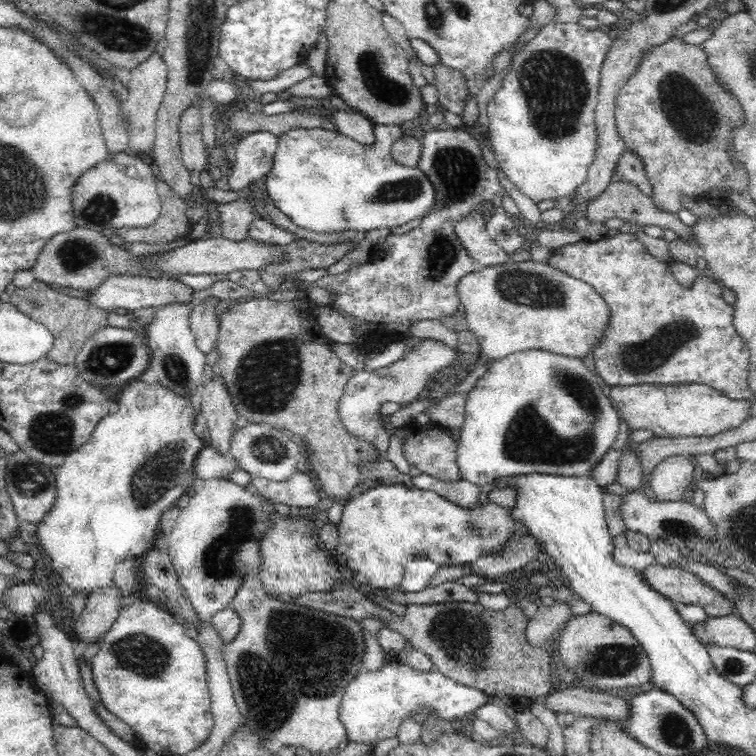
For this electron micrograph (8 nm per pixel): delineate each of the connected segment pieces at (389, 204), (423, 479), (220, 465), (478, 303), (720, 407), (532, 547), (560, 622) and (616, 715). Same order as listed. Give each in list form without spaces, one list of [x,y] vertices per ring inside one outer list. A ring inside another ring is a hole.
[[[376,125],[373,144],[359,144],[349,136],[325,128],[292,129],[278,137],[277,150],[270,170],[261,181],[265,197],[285,214],[294,226],[310,232],[355,230],[359,235],[370,230],[391,229],[422,217],[436,198],[433,184],[417,166],[398,164],[391,155],[396,138],[406,135],[398,125]]]
[[[425,473],[411,477],[411,480],[414,488],[429,489],[438,493],[438,496],[465,509],[473,509],[475,507],[481,489],[465,479],[462,479],[462,482],[458,482],[458,484],[449,484],[444,480],[438,480]]]
[[[207,444],[200,449],[194,460],[194,473],[198,484],[206,480],[228,477],[238,466],[234,461],[228,461],[224,455],[212,449]]]
[[[533,260],[520,263],[509,261],[485,267],[482,272],[471,272],[458,281],[457,293],[459,302],[465,309],[464,327],[476,335],[480,352],[491,360],[533,349],[582,359],[588,352],[592,354],[609,323],[609,305],[589,284],[577,277],[568,276],[549,264]]]
[[[704,384],[618,386],[610,388],[609,395],[628,432],[651,430],[660,439],[714,436],[738,428],[751,416],[750,408],[754,404],[748,400],[731,400]]]
[[[531,534],[522,535],[520,538],[509,538],[501,544],[500,550],[490,556],[482,555],[482,560],[475,560],[469,566],[485,576],[505,575],[513,570],[525,568],[529,563],[538,560],[545,553],[543,546]]]
[[[558,601],[550,607],[539,604],[534,617],[527,623],[526,640],[528,644],[534,647],[548,647],[548,642],[556,638],[558,630],[571,618],[573,617],[568,604]]]
[[[582,687],[556,689],[541,702],[552,712],[571,712],[577,717],[598,716],[617,722],[630,714],[628,702],[614,692],[592,691]]]

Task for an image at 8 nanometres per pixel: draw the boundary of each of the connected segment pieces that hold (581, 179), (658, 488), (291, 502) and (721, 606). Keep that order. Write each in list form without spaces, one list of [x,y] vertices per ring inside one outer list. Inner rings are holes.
[[[572,22],[552,23],[542,27],[536,33],[536,36],[529,40],[523,46],[520,52],[516,52],[516,58],[513,60],[509,68],[508,75],[502,82],[502,87],[495,93],[495,95],[488,101],[486,112],[489,118],[490,125],[488,126],[488,134],[492,139],[494,145],[495,158],[501,166],[502,170],[507,174],[510,182],[516,188],[535,202],[535,204],[550,200],[557,201],[563,196],[572,195],[577,186],[586,182],[587,170],[594,158],[597,148],[597,128],[595,123],[595,108],[598,104],[599,84],[601,81],[601,68],[606,58],[606,53],[610,48],[613,39],[608,31],[602,26],[597,26],[595,30],[588,30],[584,27]]]
[[[671,456],[654,467],[650,488],[658,502],[682,501],[693,478],[694,462],[685,456]]]
[[[304,469],[299,470],[288,480],[288,482],[267,482],[262,478],[252,477],[250,484],[254,485],[254,491],[260,493],[270,501],[281,502],[286,506],[297,506],[300,508],[312,508],[318,504],[321,498],[321,490],[318,489],[318,484],[314,481],[313,474],[306,472]]]
[[[680,565],[647,566],[644,570],[645,580],[650,588],[661,593],[666,599],[675,604],[697,604],[706,608],[709,618],[733,615],[736,608],[726,600],[717,589],[706,585],[701,577],[690,573],[688,568],[682,569]]]

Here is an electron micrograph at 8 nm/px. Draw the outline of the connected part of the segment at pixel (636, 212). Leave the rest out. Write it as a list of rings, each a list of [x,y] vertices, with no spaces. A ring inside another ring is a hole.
[[[613,180],[607,189],[602,191],[600,196],[597,196],[593,201],[590,201],[586,208],[586,218],[589,220],[589,225],[582,231],[584,240],[600,240],[607,238],[610,234],[602,222],[608,218],[620,218],[620,220],[633,220],[646,226],[660,226],[660,228],[673,230],[677,236],[688,236],[688,225],[685,225],[678,219],[677,215],[660,211],[654,205],[653,199],[646,196],[634,183],[627,180]]]

